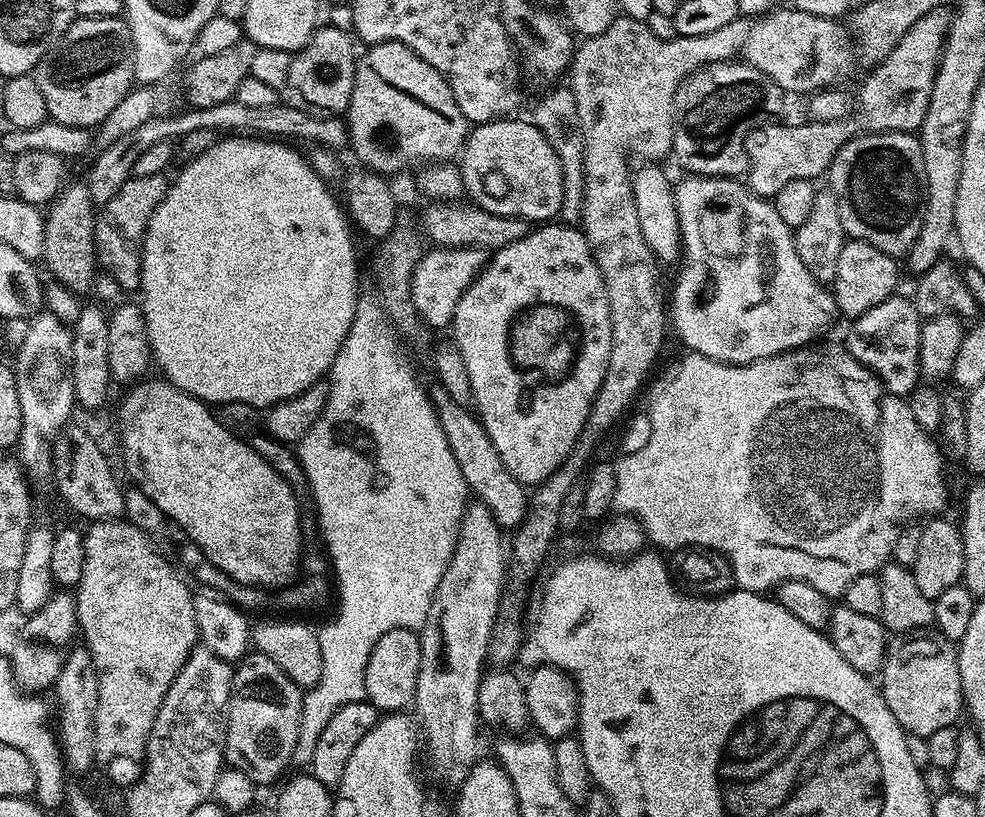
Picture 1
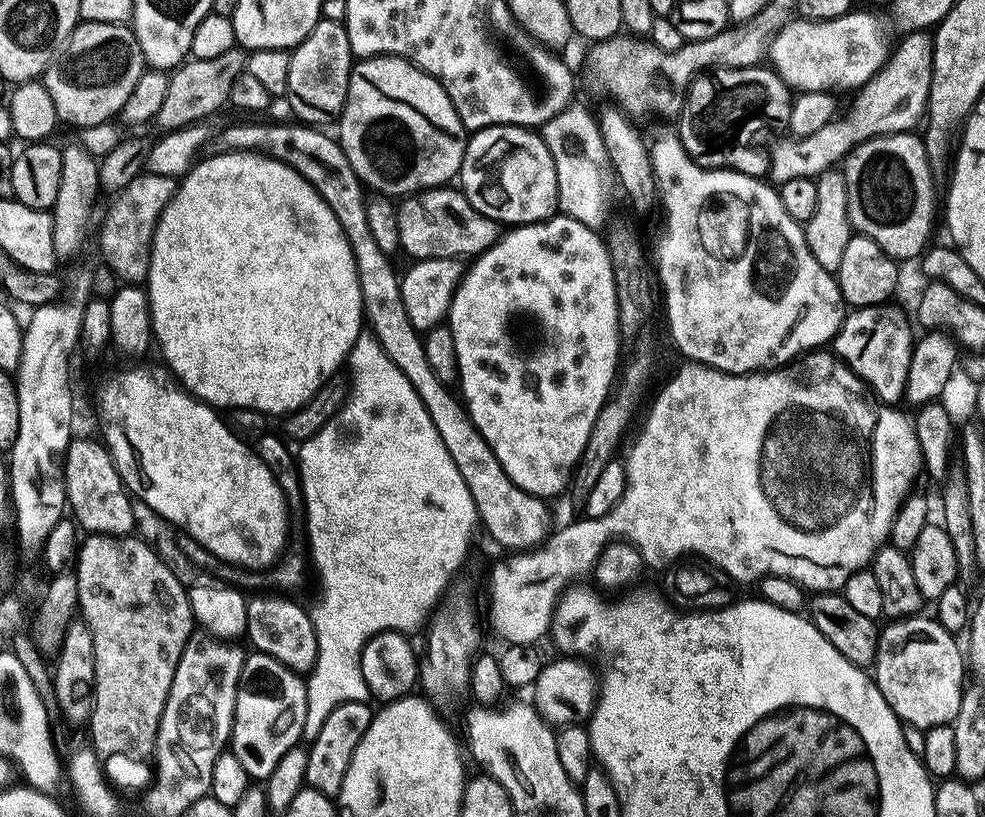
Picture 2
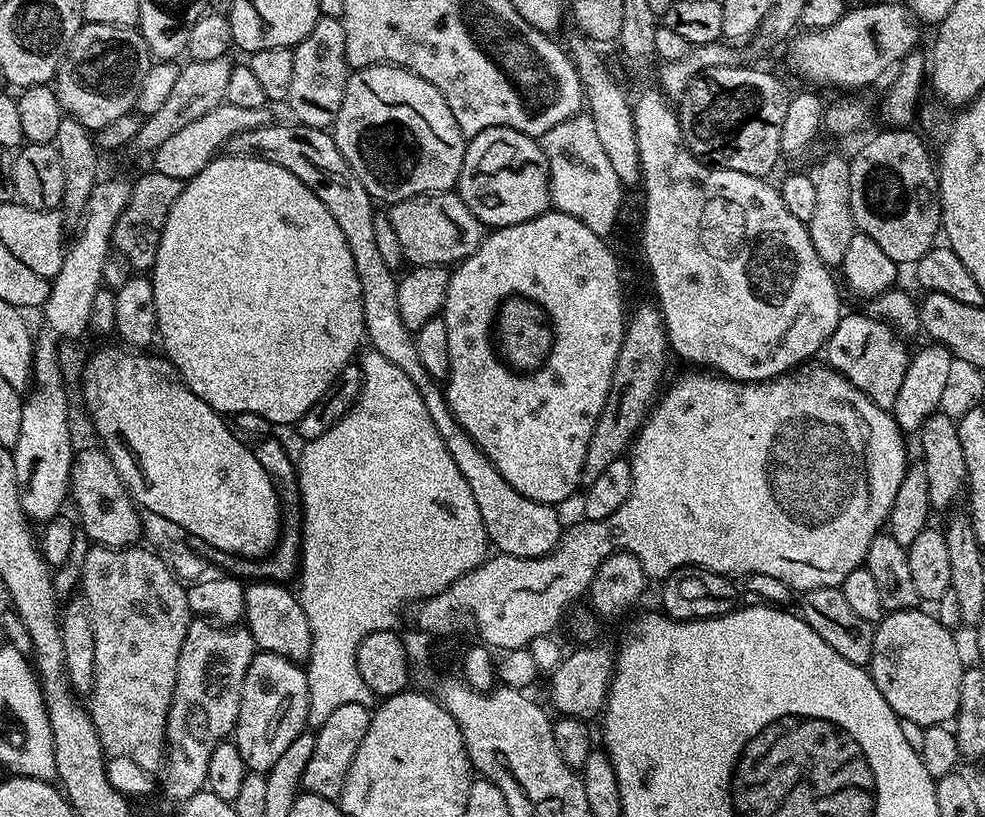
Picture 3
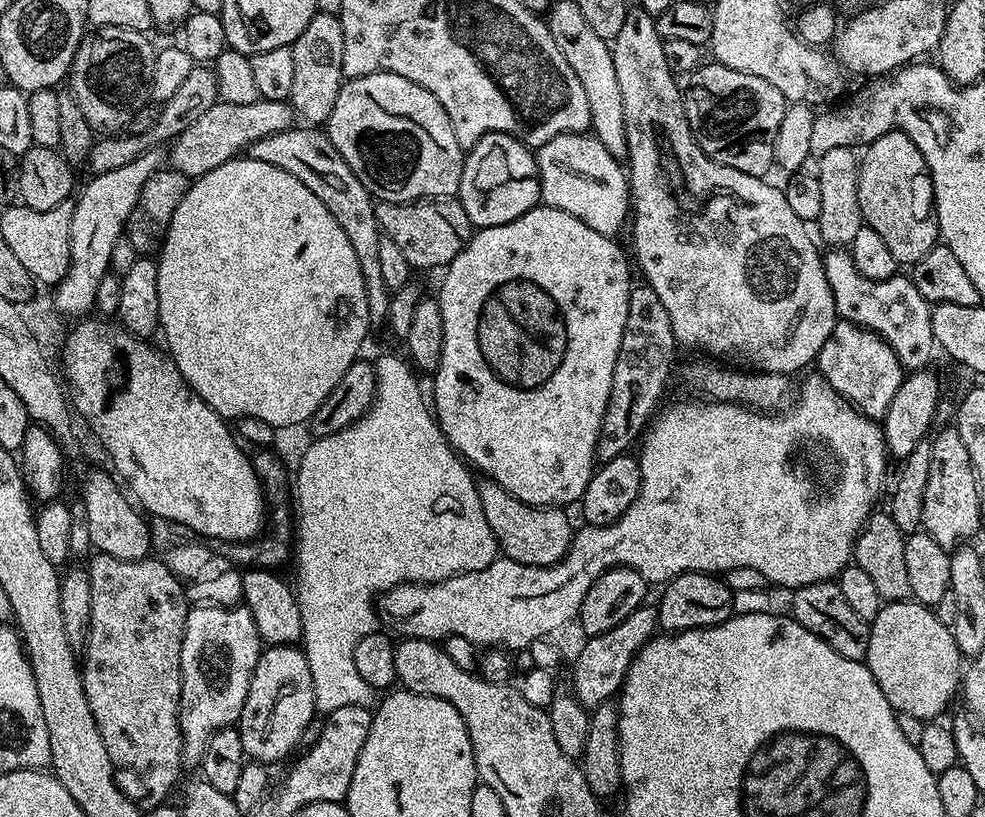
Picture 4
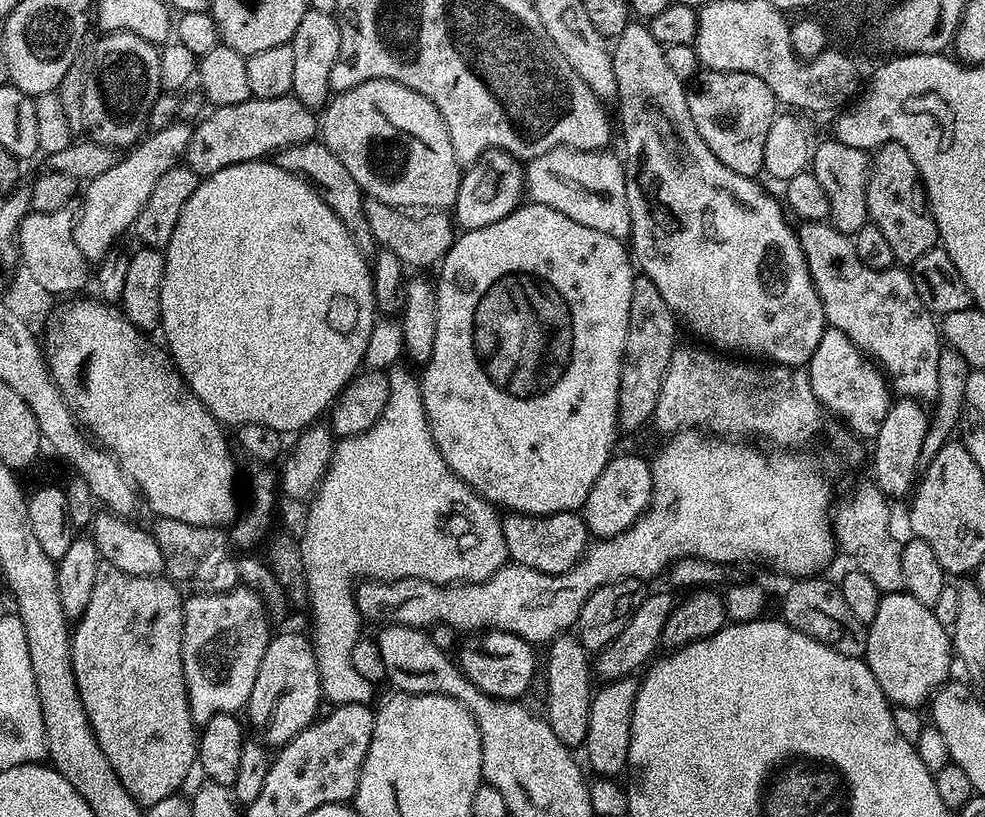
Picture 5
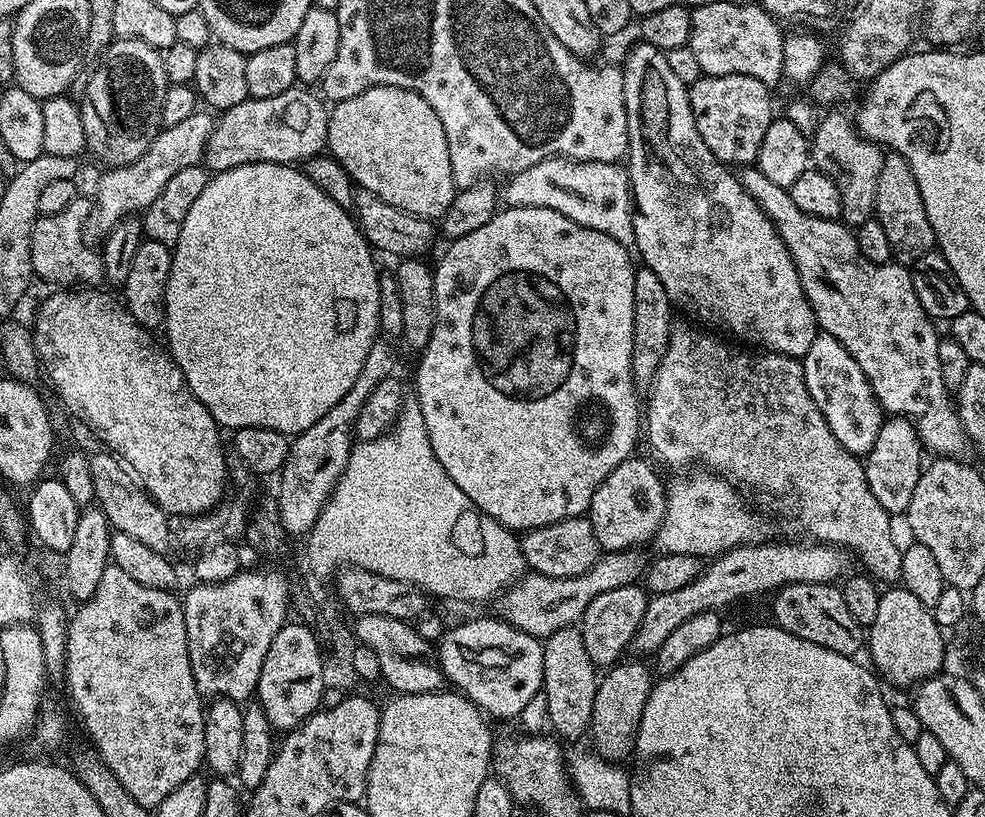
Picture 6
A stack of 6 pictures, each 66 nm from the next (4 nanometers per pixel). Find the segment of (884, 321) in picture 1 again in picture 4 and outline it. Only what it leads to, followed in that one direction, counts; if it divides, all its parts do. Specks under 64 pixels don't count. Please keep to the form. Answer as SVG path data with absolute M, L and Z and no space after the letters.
M840 320L834 326L830 338L826 338L814 364L815 367L820 367L817 368L819 375L823 376L826 382L830 382L830 386L834 386L838 394L845 396L864 415L877 422L883 421L884 416L890 410L890 402L894 402L894 394L898 394L898 386L906 378L906 369L898 362L890 345L878 333L871 332L868 328L859 328L849 320Z

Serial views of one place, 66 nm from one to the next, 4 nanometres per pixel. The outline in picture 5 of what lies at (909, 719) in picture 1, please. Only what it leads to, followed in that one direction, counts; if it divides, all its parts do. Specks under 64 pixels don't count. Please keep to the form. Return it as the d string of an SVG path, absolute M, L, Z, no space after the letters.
M906 591L881 595L878 614L867 626L863 661L868 665L878 686L893 705L911 708L927 705L944 684L949 683L954 653L949 629L934 618L929 605L918 602Z

